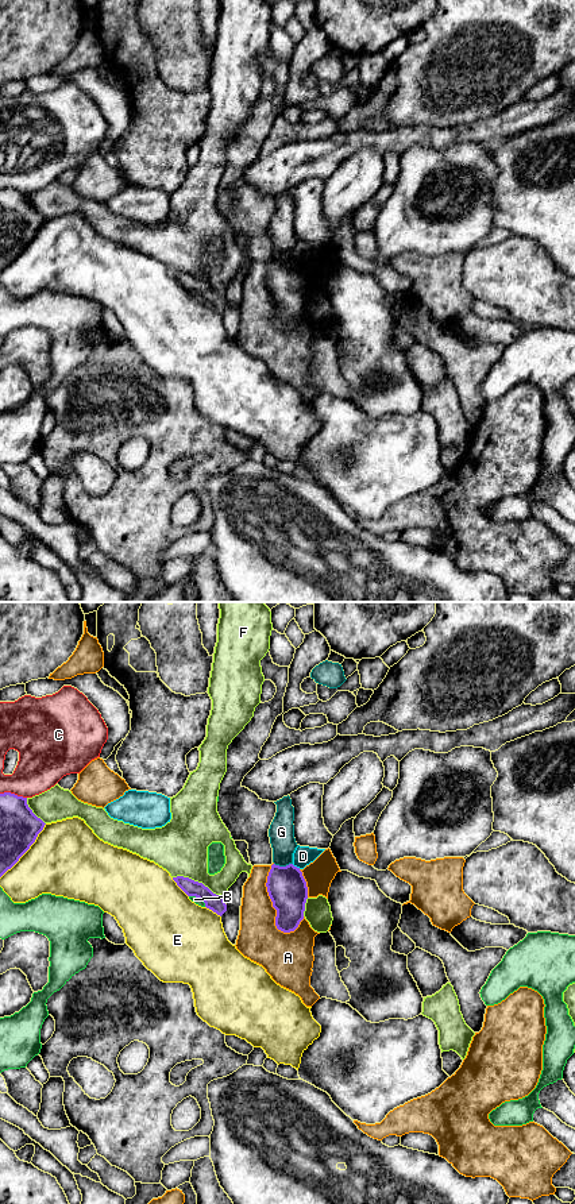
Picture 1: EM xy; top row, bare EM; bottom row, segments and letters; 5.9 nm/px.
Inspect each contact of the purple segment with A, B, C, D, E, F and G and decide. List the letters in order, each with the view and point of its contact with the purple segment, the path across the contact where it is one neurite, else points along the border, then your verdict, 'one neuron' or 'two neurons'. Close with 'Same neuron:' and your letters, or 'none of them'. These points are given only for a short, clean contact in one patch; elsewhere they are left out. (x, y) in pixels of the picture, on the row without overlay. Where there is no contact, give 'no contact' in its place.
A: xy (271, 296) | two neurons
B: xy (199, 293) | two neurons
C: xy (14, 189) | two neurons
D: xy (296, 262) | two neurons
E: xy (27, 244) | two neurons
F: xy (197, 277) | two neurons
G: xy (284, 262) | along xy (274, 258), (280, 261), (292, 259) | two neurons
Same neuron: none of them

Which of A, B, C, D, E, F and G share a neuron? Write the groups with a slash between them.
A / B / C / D / E / F / G

